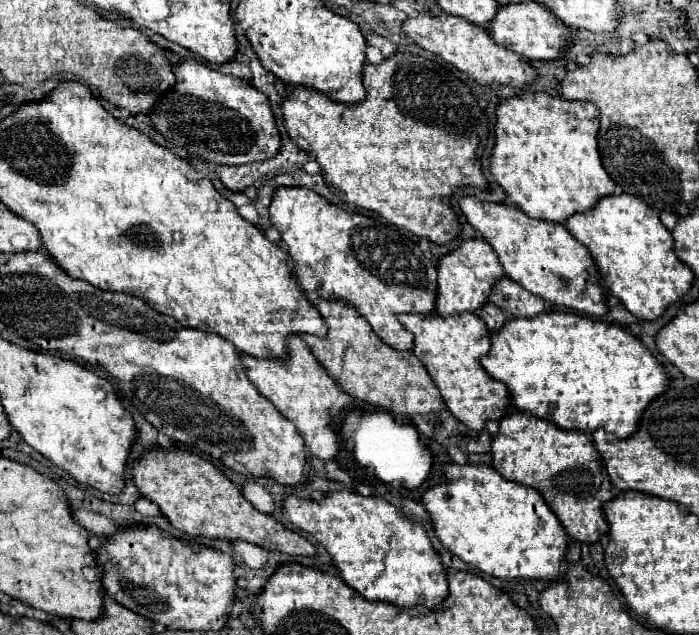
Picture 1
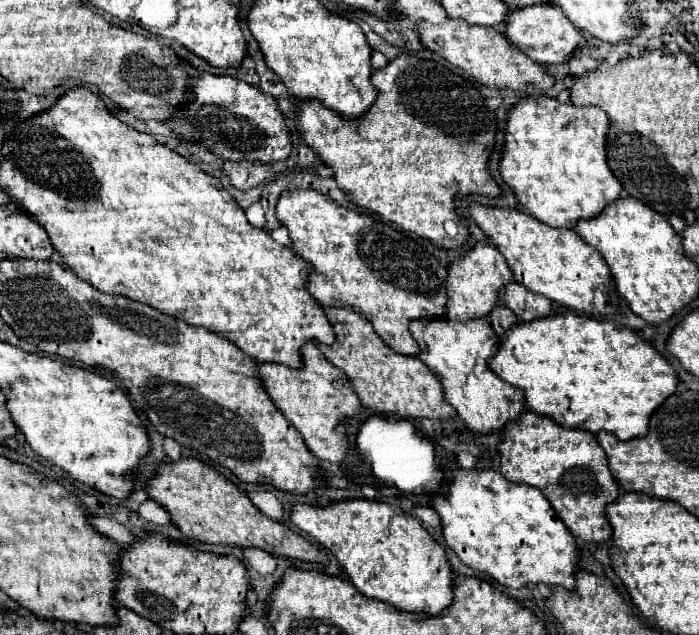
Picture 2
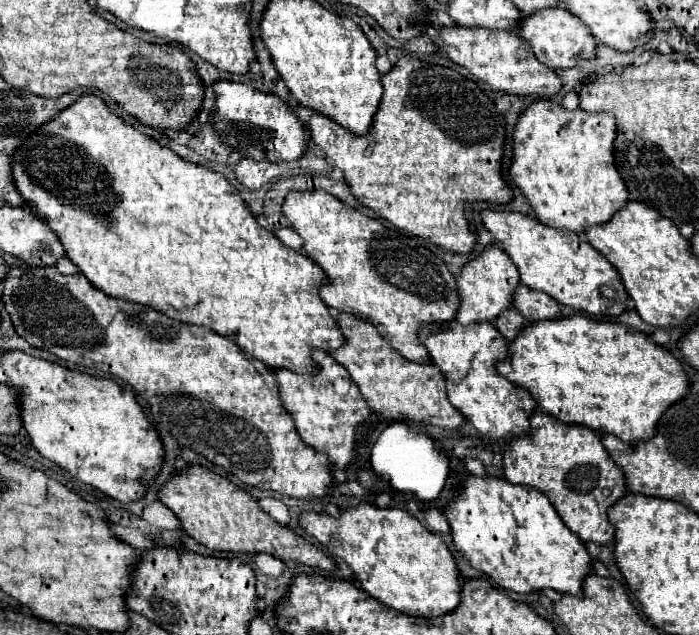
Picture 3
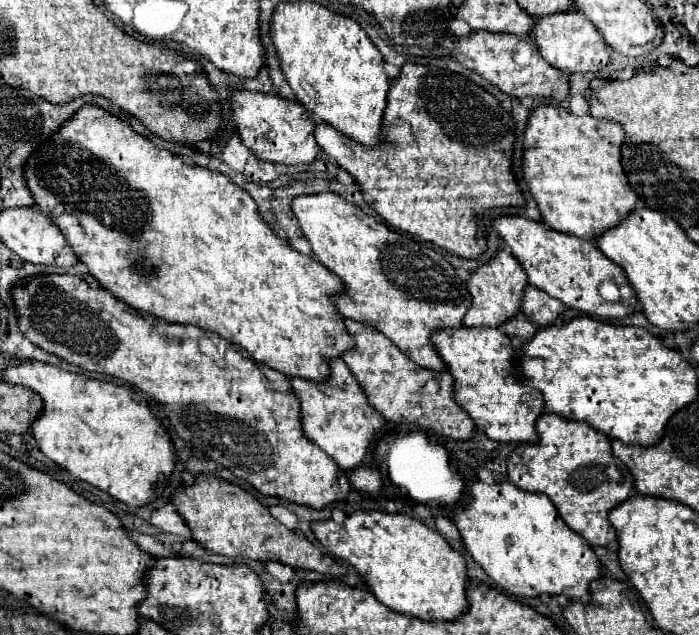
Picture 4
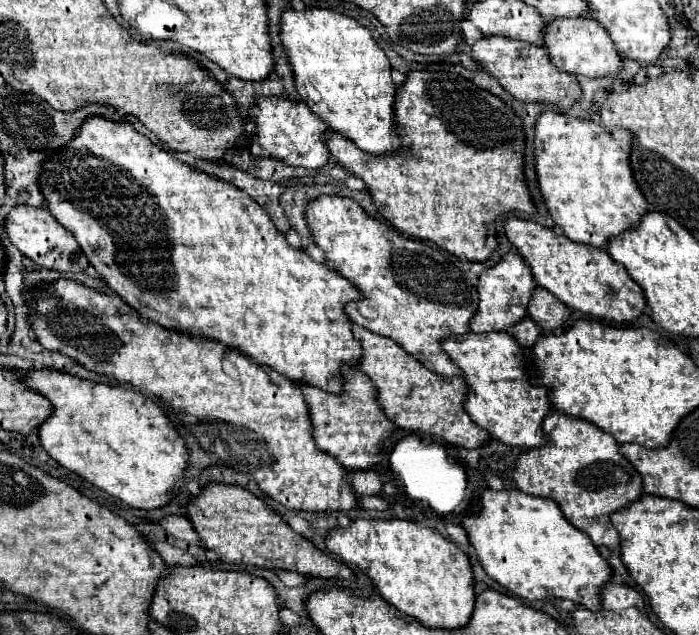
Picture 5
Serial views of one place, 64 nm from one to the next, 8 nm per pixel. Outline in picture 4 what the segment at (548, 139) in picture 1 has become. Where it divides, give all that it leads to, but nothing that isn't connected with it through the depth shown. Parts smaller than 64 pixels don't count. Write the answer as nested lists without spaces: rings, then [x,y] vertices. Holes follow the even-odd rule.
[[[540,104],[530,112],[524,130],[520,176],[526,182],[532,198],[536,200],[546,226],[558,232],[590,240],[596,234],[602,234],[604,230],[616,226],[622,218],[626,218],[626,214],[630,214],[630,210],[636,204],[636,194],[632,192],[620,166],[622,140],[624,140],[622,126],[610,120],[600,120],[590,114],[576,116],[562,106],[550,106],[550,104]]]

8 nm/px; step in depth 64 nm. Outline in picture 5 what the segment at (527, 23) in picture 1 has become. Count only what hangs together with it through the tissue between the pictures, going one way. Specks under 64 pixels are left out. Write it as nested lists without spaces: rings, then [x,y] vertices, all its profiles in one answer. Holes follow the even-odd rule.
[[[556,18],[544,28],[544,48],[548,50],[550,62],[568,72],[582,76],[612,76],[620,70],[620,54],[612,44],[608,32],[594,18]]]

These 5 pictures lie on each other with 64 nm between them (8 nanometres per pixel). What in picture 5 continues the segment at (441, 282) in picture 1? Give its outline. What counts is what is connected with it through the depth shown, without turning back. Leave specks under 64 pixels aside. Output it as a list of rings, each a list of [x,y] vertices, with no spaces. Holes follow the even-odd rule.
[[[508,252],[496,266],[484,270],[484,274],[478,278],[478,312],[470,320],[472,332],[500,332],[514,326],[522,316],[526,316],[526,306],[532,296],[532,290],[536,288],[536,282],[530,274],[530,268],[526,262],[516,254]]]

